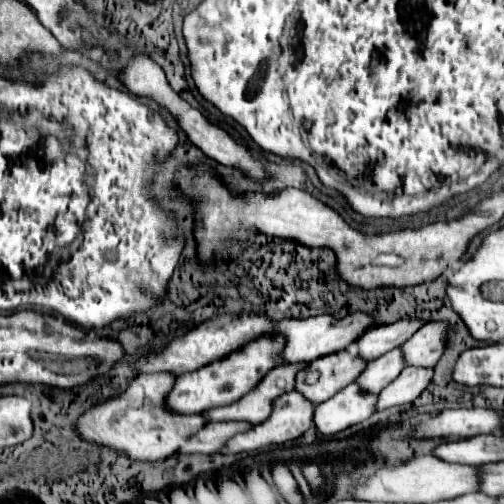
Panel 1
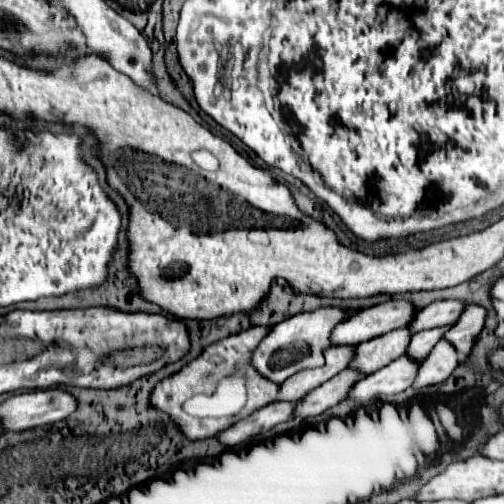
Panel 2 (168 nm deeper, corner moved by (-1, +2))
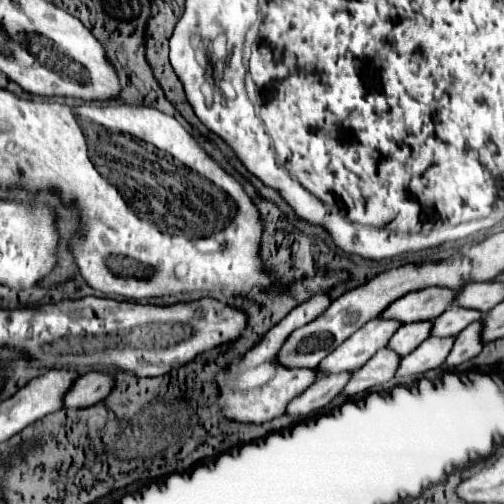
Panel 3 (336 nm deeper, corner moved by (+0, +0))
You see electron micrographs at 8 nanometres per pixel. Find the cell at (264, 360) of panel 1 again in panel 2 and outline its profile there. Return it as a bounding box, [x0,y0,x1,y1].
[250,308,348,384]

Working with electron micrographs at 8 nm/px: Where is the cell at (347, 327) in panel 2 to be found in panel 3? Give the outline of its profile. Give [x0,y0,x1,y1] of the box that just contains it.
[381,288,457,324]

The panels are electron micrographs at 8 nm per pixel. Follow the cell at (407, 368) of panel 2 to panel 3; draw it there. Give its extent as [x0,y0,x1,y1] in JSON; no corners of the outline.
[397,336,455,376]

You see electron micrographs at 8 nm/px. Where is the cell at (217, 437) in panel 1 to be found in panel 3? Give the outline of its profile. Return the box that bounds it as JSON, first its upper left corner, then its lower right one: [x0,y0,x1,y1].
[287,372,353,414]

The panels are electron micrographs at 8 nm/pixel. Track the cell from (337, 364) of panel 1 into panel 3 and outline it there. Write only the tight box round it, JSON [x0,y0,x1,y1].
[389,320,433,356]

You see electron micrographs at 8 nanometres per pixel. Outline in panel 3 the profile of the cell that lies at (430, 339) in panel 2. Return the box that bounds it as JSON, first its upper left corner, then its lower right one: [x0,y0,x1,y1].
[433,306,483,336]

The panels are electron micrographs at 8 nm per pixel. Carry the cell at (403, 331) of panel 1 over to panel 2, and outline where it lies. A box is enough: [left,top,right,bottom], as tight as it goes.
[408,300,464,334]

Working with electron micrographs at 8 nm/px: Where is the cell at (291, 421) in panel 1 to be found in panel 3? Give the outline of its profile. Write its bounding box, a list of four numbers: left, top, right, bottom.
[343,348,401,396]

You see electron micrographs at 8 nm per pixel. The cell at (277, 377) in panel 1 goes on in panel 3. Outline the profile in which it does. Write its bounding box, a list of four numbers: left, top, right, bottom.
[319,318,401,374]

